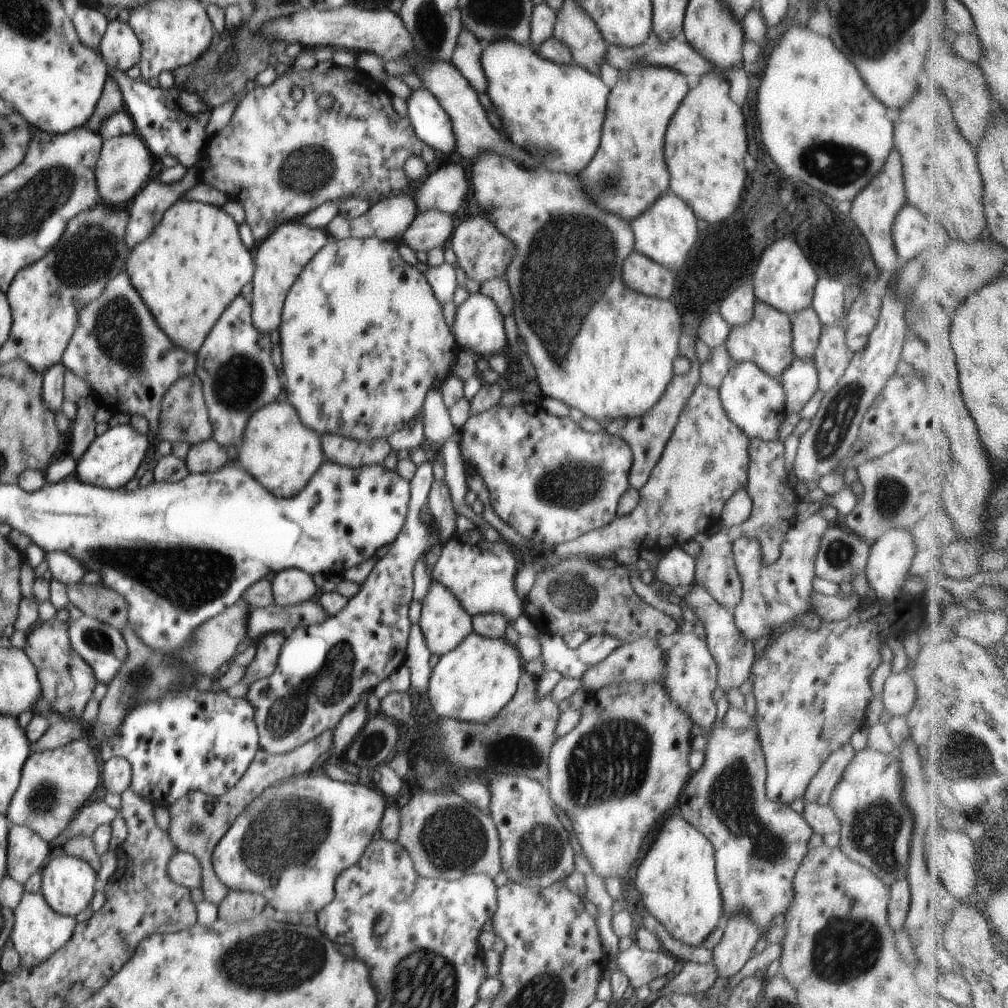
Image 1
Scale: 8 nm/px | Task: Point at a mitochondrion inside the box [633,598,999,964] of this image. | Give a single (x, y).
(731, 800)

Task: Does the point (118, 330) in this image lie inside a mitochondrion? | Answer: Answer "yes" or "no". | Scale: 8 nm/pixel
yes

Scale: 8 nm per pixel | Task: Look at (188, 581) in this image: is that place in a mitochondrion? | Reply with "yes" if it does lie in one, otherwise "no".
yes

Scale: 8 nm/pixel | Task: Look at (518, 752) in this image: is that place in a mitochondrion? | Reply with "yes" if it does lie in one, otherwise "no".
yes

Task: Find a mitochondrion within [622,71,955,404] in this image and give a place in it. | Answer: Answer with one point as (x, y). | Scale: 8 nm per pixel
(835, 164)

